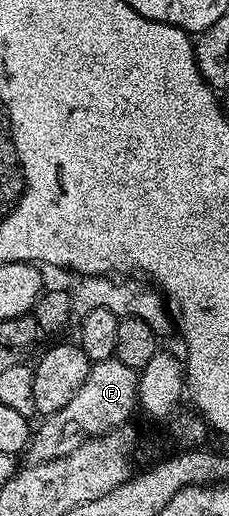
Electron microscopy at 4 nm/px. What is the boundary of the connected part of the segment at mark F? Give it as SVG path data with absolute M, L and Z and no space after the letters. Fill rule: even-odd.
M117 358L92 363L86 376L86 384L78 388L78 393L58 412L47 415L39 427L35 427L32 441L26 451L27 461L38 465L74 452L83 442L88 442L99 434L123 427L132 413L137 413L140 397L140 375Z

